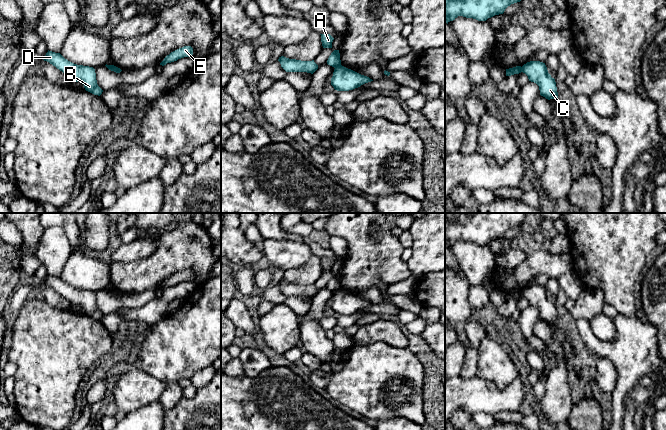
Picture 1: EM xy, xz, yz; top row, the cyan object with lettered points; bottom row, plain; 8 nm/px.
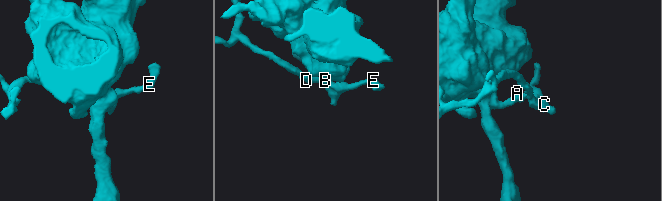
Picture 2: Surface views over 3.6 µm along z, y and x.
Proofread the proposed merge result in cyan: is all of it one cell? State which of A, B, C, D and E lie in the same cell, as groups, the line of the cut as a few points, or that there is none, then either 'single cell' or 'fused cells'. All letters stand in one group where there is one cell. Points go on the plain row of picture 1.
A / B C D E | xz (340, 288), (335, 292) | fused cells

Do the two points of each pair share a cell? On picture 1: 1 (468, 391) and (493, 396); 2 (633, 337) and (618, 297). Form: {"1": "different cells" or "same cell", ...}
{"1": "same cell", "2": "different cells"}

